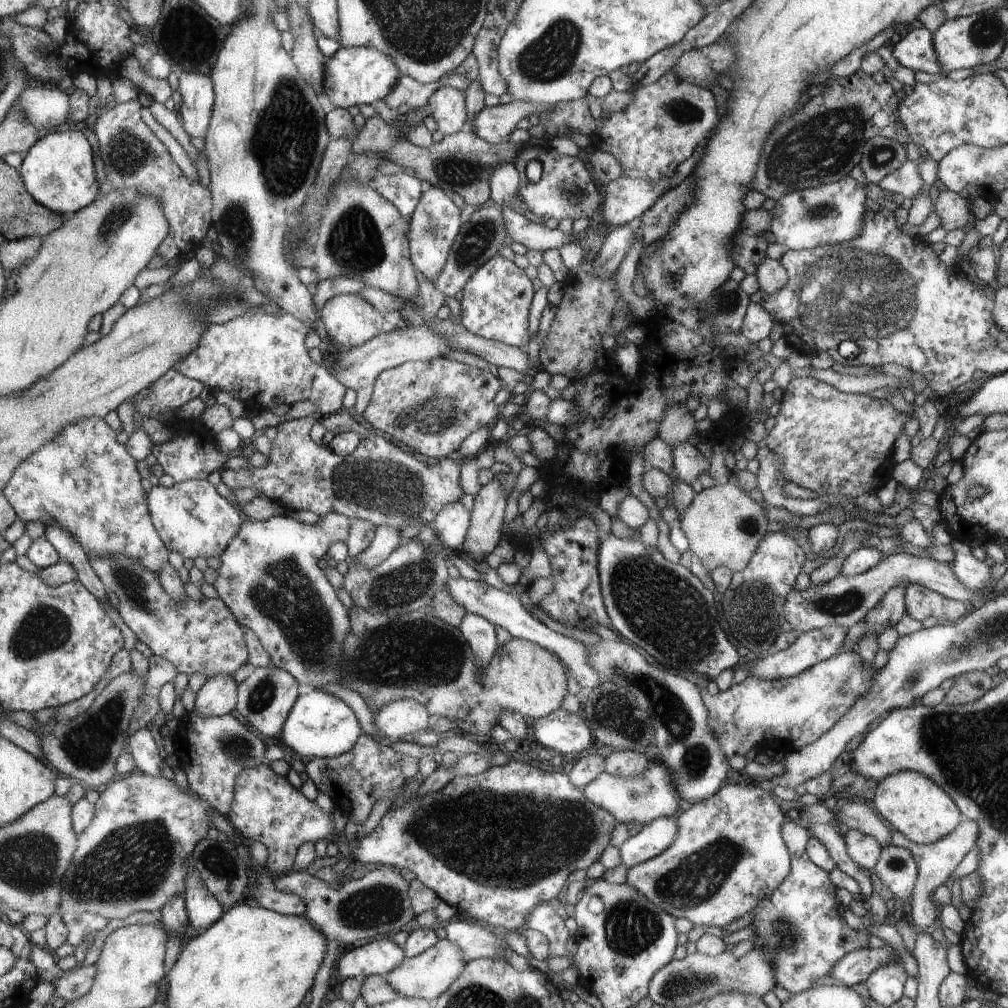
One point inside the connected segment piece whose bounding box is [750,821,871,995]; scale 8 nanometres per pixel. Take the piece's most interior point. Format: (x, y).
(803, 932)

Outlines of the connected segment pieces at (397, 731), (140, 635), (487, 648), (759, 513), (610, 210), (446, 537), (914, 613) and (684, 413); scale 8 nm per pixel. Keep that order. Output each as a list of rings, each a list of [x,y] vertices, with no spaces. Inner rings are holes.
[[[411,699],[396,700],[373,715],[376,726],[392,739],[429,728],[429,713]]]
[[[109,555],[104,557],[90,557],[90,567],[100,578],[108,592],[116,594],[118,597],[118,612],[124,619],[128,628],[136,635],[136,638],[148,645],[152,653],[160,658],[170,661],[176,666],[178,673],[203,674],[206,679],[219,676],[223,673],[235,675],[242,666],[248,664],[248,648],[244,639],[241,625],[237,622],[232,610],[219,599],[203,597],[202,600],[192,600],[186,597],[180,601],[174,601],[165,592],[160,578],[149,568],[145,568],[137,559],[127,555]]]
[[[468,613],[462,620],[461,632],[473,651],[473,658],[479,667],[485,667],[498,647],[496,626],[482,616]]]
[[[718,483],[697,494],[679,520],[679,528],[689,539],[689,550],[709,573],[717,567],[727,567],[736,573],[746,568],[768,536],[766,509],[760,500],[752,500],[736,483]]]
[[[674,174],[658,181],[632,179],[623,175],[606,184],[602,223],[619,227],[642,217],[671,188],[673,180]]]
[[[458,501],[451,503],[442,510],[432,523],[427,526],[436,534],[437,542],[458,552],[466,540],[467,531],[470,529],[471,512],[464,508]]]
[[[917,583],[907,586],[905,606],[913,619],[922,622],[933,616],[939,624],[961,620],[972,608],[966,602],[954,601]]]
[[[674,403],[662,416],[658,437],[670,446],[677,443],[689,443],[688,438],[692,434],[700,434],[696,431],[696,422],[686,404]]]

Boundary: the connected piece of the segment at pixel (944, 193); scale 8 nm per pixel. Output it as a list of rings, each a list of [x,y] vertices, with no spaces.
[[[940,187],[938,198],[934,200],[933,210],[940,215],[941,228],[945,231],[962,229],[972,212],[969,202],[956,192]]]

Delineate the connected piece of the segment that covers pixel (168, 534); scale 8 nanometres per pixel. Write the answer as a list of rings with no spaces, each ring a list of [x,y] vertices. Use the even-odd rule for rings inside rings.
[[[191,479],[172,487],[153,485],[147,492],[149,512],[162,541],[184,558],[221,556],[242,525],[240,508],[222,498],[207,479]]]

